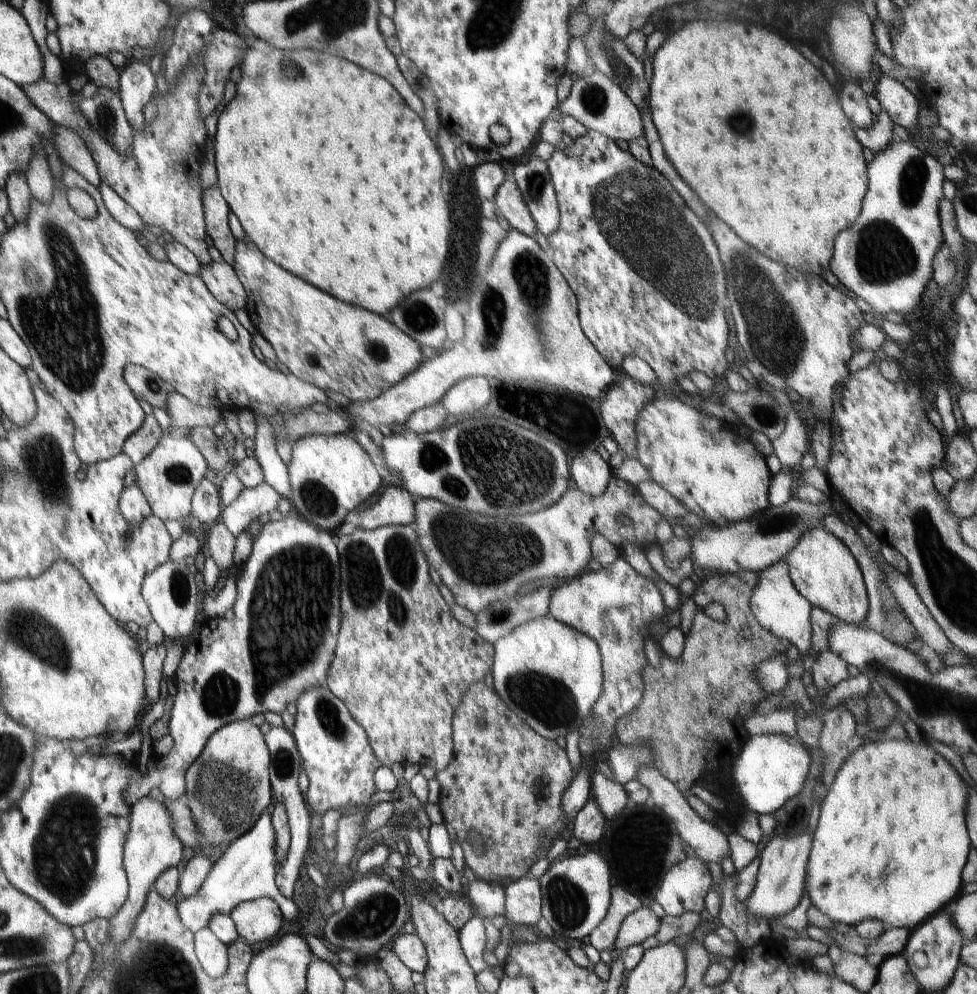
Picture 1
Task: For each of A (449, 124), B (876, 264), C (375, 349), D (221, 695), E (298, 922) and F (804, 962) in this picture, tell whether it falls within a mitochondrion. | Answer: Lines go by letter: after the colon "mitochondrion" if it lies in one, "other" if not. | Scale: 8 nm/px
A: other
B: mitochondrion
C: mitochondrion
D: mitochondrion
E: other
F: other

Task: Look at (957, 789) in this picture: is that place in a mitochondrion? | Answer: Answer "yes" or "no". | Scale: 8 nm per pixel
no

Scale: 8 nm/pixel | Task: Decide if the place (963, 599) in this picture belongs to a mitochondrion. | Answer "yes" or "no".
yes

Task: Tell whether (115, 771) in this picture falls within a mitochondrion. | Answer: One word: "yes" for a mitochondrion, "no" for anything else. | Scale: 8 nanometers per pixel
no

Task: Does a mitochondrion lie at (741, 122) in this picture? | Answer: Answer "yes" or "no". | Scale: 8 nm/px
yes

